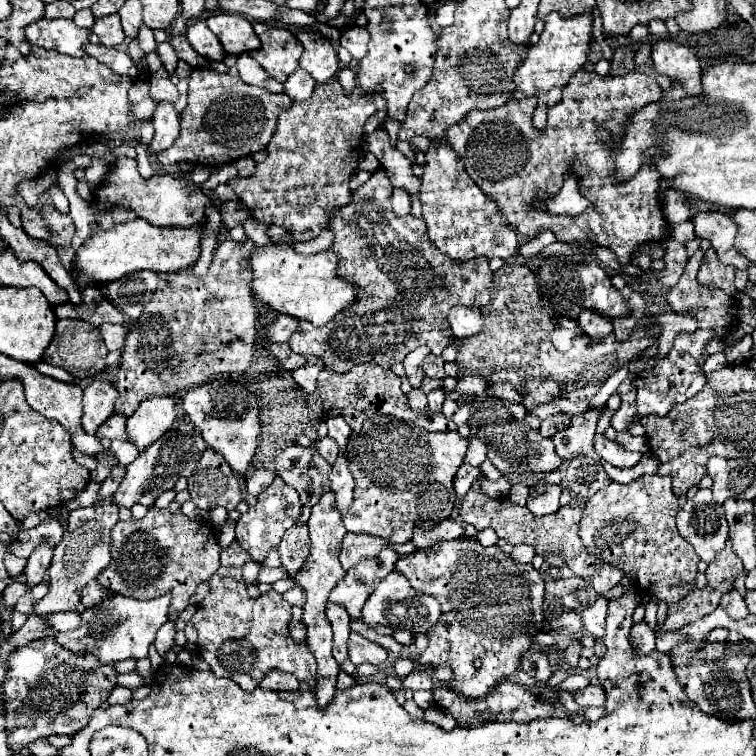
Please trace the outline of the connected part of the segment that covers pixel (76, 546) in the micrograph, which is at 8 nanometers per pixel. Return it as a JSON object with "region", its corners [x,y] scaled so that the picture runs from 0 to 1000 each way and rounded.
{"region":[[[139,660],[134,663],[134,668],[128,665],[120,671],[104,671],[91,679],[91,697],[86,700],[83,713],[73,724],[70,742],[62,753],[65,784],[44,800],[46,813],[54,816],[62,832],[70,832],[70,827],[65,824],[65,813],[81,811],[81,808],[99,808],[102,800],[107,798],[104,779],[110,779],[120,766],[126,766],[144,747],[147,742],[144,705],[155,692],[155,673],[157,671],[149,665],[149,660]]]}

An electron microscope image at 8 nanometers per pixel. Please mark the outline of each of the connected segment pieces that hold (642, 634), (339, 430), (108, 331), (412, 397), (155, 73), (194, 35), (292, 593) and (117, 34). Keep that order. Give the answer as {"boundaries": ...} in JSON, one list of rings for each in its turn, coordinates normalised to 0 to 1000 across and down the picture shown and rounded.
{"boundaries":[[[[837,824],[835,829],[835,851],[848,861],[848,864],[861,864],[866,858],[866,835],[853,824]]],[[[433,552],[430,554],[430,560],[433,560],[433,565],[435,565],[435,578],[440,578],[446,586],[448,586],[448,594],[451,594],[451,599],[456,597],[456,589],[459,589],[459,581],[462,581],[462,575],[464,575],[464,565],[456,560],[456,554],[454,552]]],[[[136,427],[136,430],[131,430],[131,440],[134,440],[134,448],[136,448],[139,459],[144,464],[155,464],[155,462],[163,459],[163,451],[165,451],[165,443],[168,443],[168,433],[149,430],[149,427]]],[[[544,515],[538,520],[538,528],[541,528],[541,538],[552,546],[562,546],[565,544],[565,522],[557,517],[557,515]]],[[[208,67],[192,73],[192,78],[194,78],[197,94],[200,94],[200,102],[197,102],[197,107],[200,107],[200,128],[205,134],[224,134],[224,136],[229,136],[237,123],[234,123],[234,115],[224,107],[224,97],[218,94]]],[[[269,25],[250,28],[250,33],[247,33],[247,54],[253,57],[253,62],[263,73],[269,73],[276,81],[292,81],[298,75],[298,67],[292,65],[292,57],[279,44],[279,38],[271,33]]],[[[398,776],[382,779],[380,784],[374,784],[374,790],[377,790],[377,795],[380,795],[382,800],[393,800],[393,803],[401,803],[401,800],[403,800],[403,782],[401,782]]],[[[155,17],[128,25],[126,33],[120,36],[120,41],[134,52],[134,57],[139,62],[152,62],[152,60],[160,60],[165,54],[165,44],[160,38]]]]}

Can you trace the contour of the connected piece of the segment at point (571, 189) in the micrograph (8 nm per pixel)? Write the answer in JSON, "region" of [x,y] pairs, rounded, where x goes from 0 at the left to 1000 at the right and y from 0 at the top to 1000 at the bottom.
{"region":[[[753,224],[753,229],[747,229],[742,253],[734,255],[731,261],[724,261],[724,263],[708,261],[702,274],[713,276],[713,279],[726,279],[731,284],[753,284],[753,287],[769,284],[782,271],[782,266],[776,261],[771,261],[771,255],[766,250],[766,239],[769,237],[761,234]]]}

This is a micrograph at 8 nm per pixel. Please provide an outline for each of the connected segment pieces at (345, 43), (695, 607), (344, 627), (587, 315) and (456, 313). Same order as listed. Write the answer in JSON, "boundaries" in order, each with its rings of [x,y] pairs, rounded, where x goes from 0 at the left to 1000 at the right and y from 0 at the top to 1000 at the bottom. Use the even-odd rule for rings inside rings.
{"boundaries":[[[[468,36],[468,40],[454,42],[448,56],[452,62],[456,62],[467,73],[467,78],[478,81],[485,73],[488,53],[489,46],[483,36]]],[[[956,771],[948,779],[917,779],[911,782],[911,787],[906,787],[901,795],[885,800],[882,806],[882,816],[877,824],[869,824],[869,837],[882,837],[882,835],[898,835],[901,829],[938,813],[940,808],[946,808],[951,803],[954,790],[967,782],[970,774]],[[896,811],[896,816],[890,813]]],[[[433,798],[433,819],[440,827],[440,869],[443,874],[451,880],[462,872],[459,866],[459,845],[462,845],[462,813],[456,808],[454,800],[443,800],[443,798]]],[[[771,409],[766,417],[766,433],[779,446],[800,446],[811,438],[811,427],[806,419],[795,419],[795,414],[784,414],[782,409]]],[[[607,403],[594,411],[594,430],[597,430],[597,438],[602,440],[602,446],[612,448],[612,446],[631,443],[636,438],[639,419],[631,406],[610,406]]]]}

